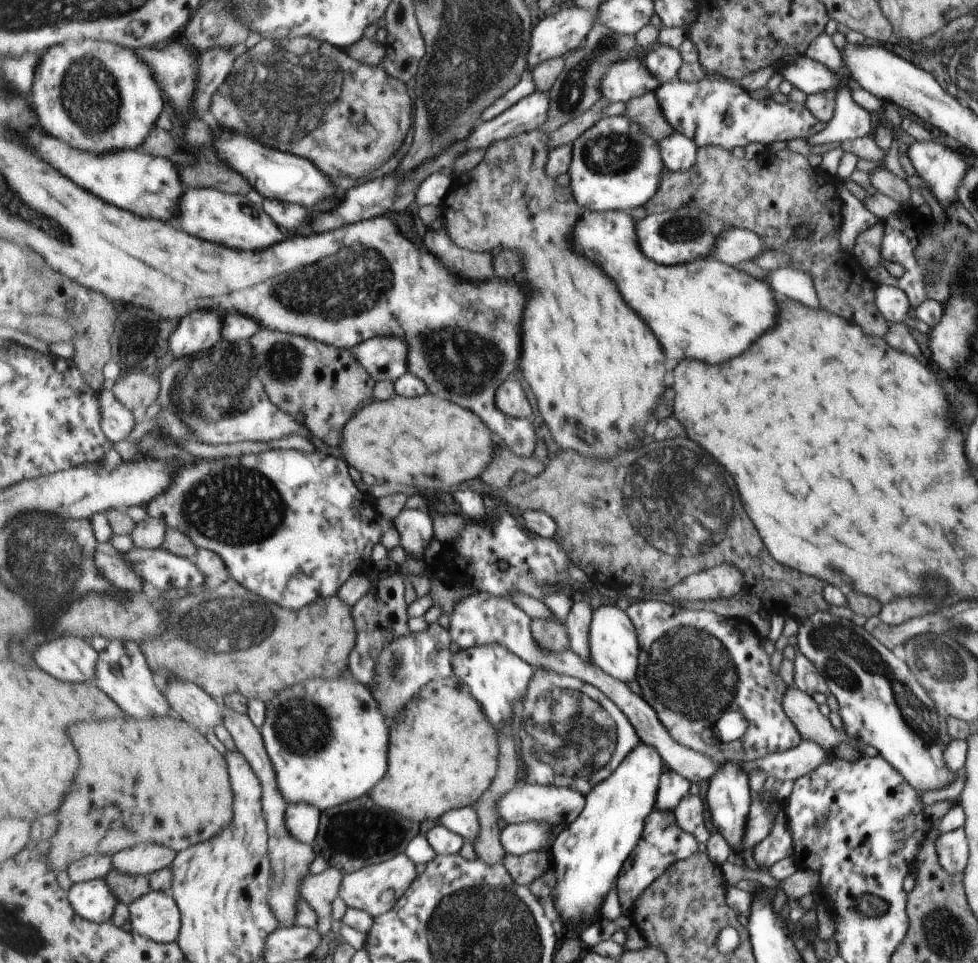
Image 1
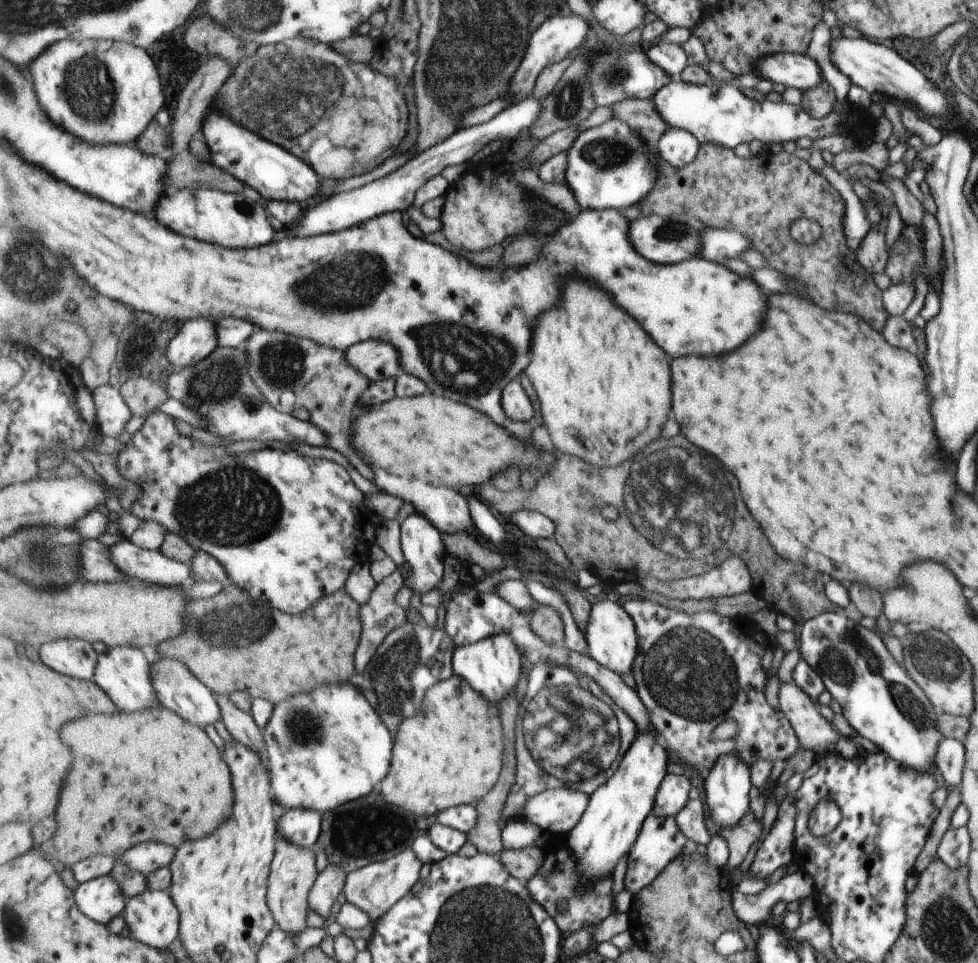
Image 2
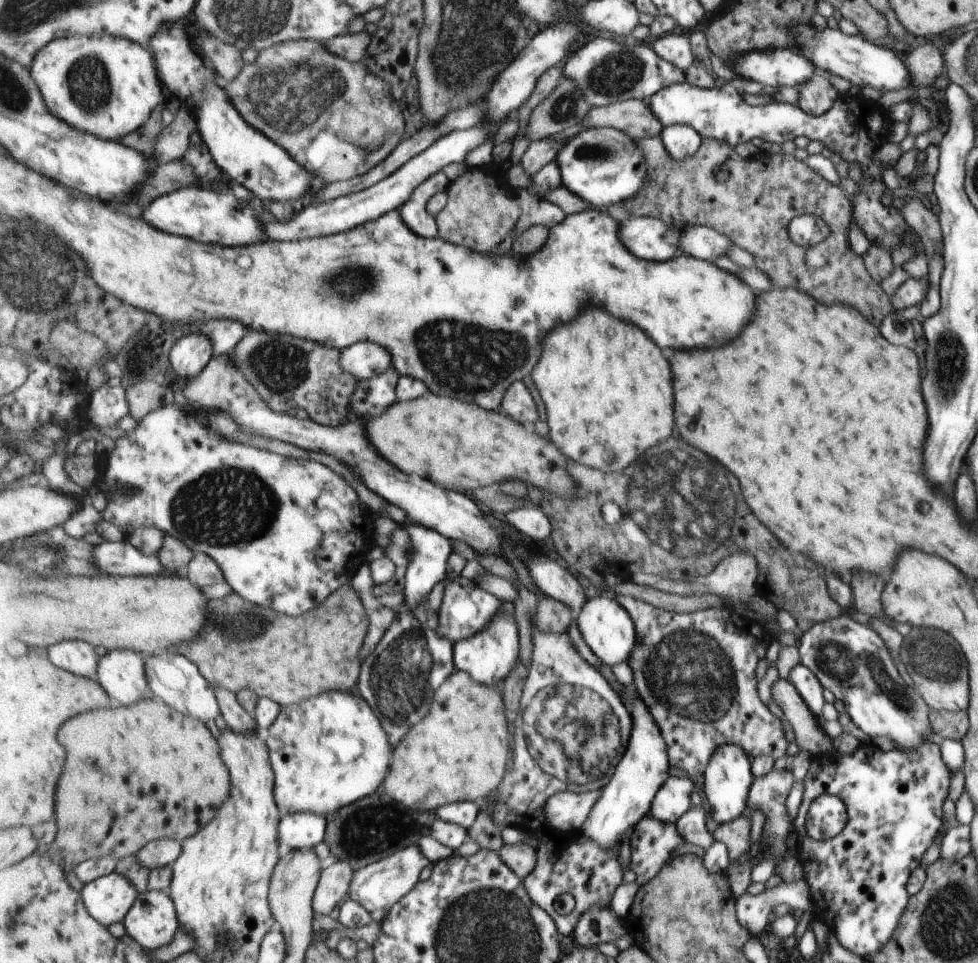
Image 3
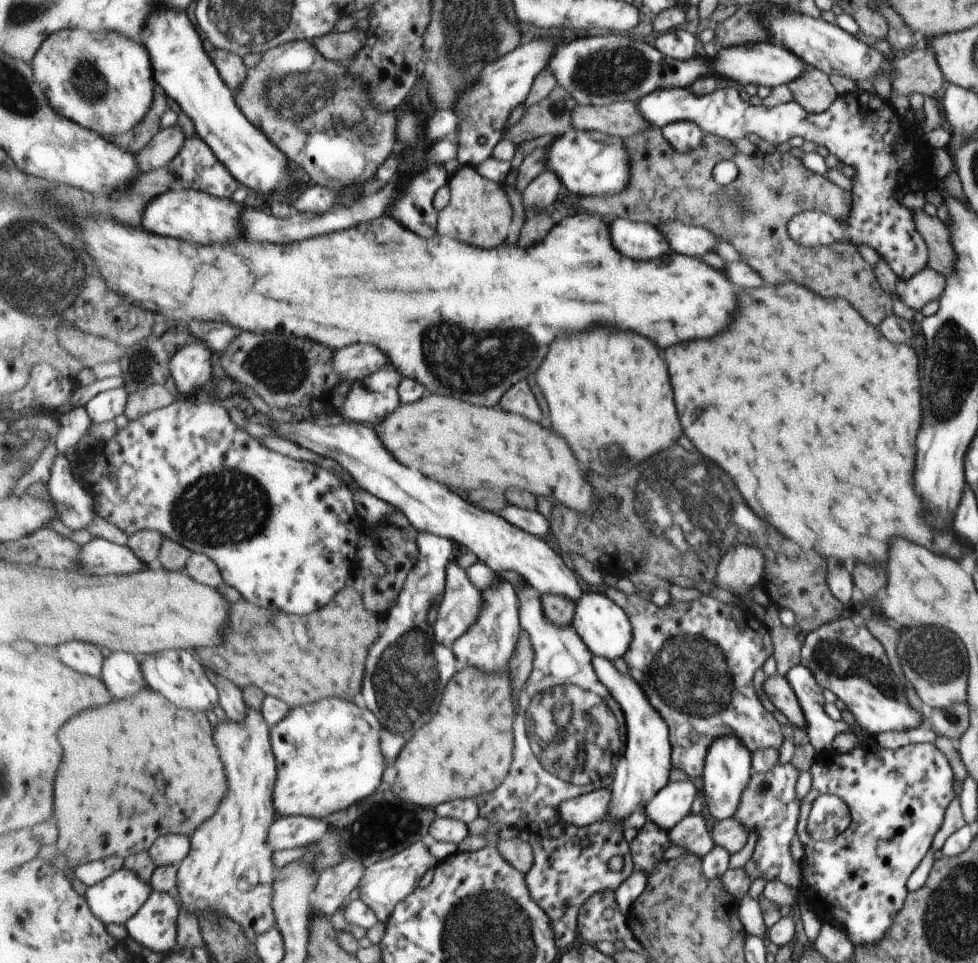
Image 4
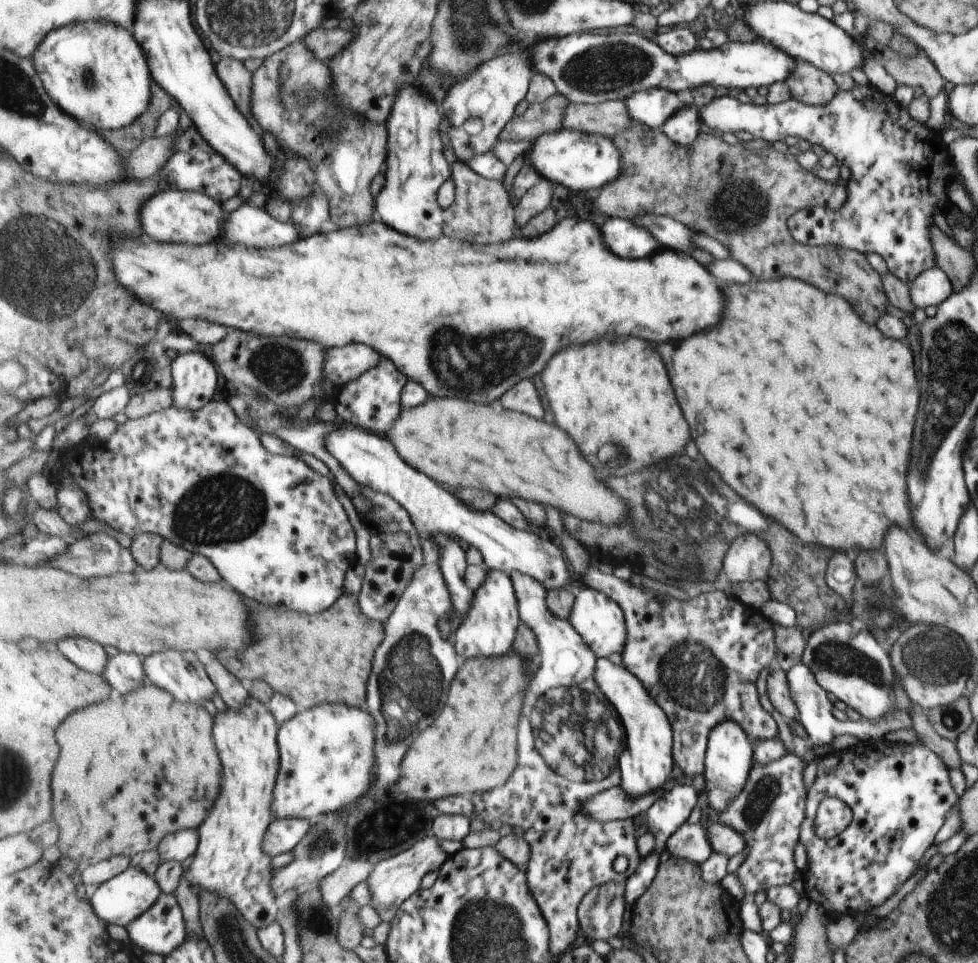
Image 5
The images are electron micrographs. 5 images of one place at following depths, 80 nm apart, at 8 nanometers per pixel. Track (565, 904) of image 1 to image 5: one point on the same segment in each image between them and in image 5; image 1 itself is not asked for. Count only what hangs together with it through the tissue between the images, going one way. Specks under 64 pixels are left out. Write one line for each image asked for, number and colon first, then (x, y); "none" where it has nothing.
2: (618, 811)
3: (629, 797)
4: (643, 770)
5: (646, 765)

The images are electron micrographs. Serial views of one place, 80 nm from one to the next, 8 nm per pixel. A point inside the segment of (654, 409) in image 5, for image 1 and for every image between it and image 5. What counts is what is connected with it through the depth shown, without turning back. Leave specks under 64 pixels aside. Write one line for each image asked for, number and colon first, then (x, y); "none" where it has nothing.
1: (586, 348)
2: (598, 374)
3: (598, 370)
4: (598, 375)

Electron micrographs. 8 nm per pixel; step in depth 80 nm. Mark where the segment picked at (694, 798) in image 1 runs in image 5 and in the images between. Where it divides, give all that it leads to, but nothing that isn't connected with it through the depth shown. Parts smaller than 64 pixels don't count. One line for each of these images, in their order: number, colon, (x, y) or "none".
2: (690, 819)
3: (691, 826)
4: (691, 833)
5: (690, 842)

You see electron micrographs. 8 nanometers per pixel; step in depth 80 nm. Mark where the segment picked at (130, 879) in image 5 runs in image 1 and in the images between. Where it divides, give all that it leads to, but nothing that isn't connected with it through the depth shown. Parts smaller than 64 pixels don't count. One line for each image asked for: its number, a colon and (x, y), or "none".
1: (94, 899)
2: (103, 899)
3: (110, 899)
4: (116, 900)

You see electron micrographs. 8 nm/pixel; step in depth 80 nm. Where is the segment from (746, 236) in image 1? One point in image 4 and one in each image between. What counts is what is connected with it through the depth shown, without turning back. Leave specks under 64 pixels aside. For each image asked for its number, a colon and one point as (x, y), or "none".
2: (719, 245)
3: (701, 241)
4: (690, 240)

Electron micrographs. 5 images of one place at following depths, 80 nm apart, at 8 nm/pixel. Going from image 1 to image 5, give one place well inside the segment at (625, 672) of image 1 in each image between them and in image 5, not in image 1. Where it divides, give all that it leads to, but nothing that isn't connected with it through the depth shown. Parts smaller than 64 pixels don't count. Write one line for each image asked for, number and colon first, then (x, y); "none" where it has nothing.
2: (612, 632)
3: (608, 627)
4: (606, 627)
5: (602, 622)

